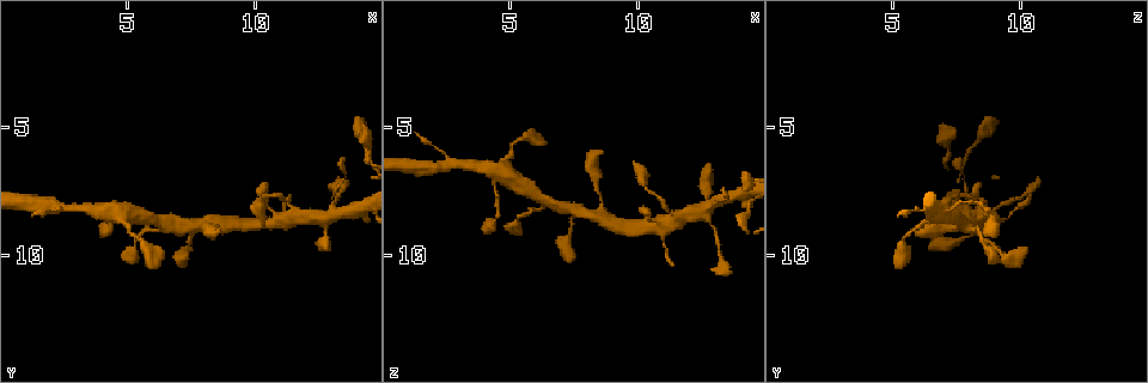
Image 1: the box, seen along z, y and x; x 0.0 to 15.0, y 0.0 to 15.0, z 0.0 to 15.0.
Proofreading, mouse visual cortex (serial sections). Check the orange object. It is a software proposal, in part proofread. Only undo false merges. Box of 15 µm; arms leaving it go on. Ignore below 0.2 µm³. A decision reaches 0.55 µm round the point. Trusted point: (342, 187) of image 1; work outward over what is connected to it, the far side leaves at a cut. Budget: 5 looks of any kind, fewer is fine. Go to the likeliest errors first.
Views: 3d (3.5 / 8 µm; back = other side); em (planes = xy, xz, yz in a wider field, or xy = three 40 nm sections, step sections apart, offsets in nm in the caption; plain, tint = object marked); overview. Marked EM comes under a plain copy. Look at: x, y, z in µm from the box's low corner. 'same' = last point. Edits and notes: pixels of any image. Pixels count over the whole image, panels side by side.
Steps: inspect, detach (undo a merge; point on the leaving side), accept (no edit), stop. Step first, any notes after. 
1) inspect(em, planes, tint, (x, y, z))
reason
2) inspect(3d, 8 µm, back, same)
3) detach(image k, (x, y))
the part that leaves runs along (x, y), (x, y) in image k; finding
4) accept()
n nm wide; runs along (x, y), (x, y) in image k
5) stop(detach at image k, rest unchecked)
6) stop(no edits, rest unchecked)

inspect(3d, 3.5 µm, (12.5, 8.6, 8.5))
abrupt turn

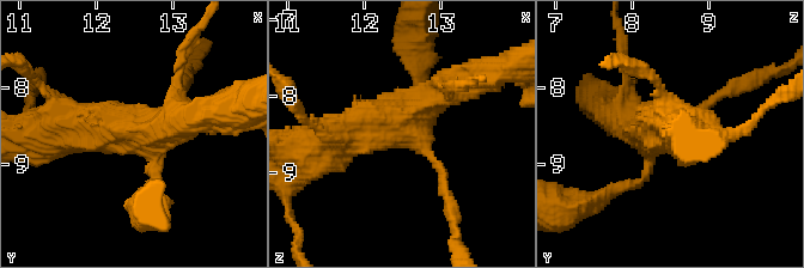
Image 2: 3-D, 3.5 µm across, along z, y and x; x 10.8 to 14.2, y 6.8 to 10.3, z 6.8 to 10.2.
inspect(em, xy, step 1, tint, (12.45, 8.50, 8.40))
now the EM

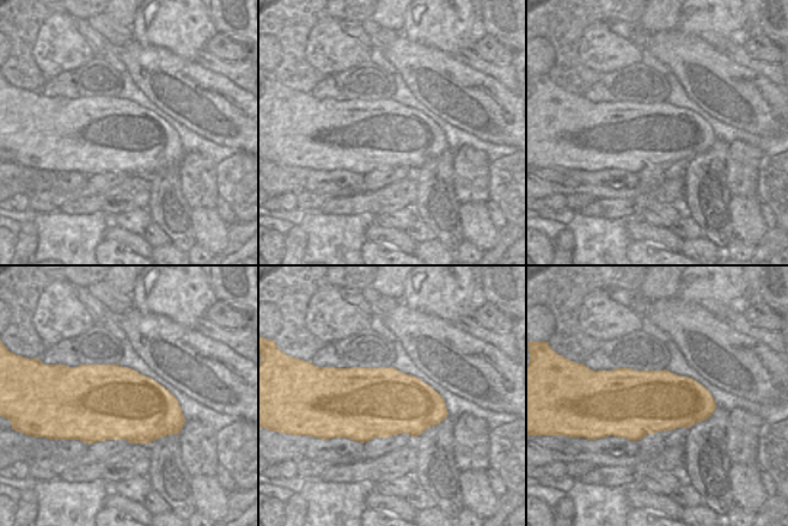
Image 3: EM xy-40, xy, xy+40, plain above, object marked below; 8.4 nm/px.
accept()
runs along (443, 180), (399, 125), (321, 146) in image 2; all the same cell

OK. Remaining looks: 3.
inspect(3d, 3.5 µm, (7.5, 8.9, 8.3))
two arms in line, one across

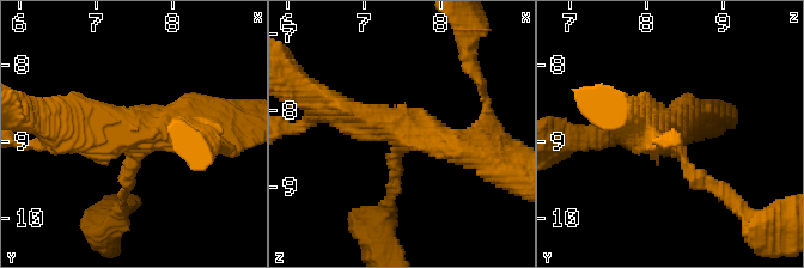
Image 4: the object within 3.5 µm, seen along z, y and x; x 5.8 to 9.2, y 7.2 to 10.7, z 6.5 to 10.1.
inspect(em, xy, step 5, tint, (7.65, 8.85, 8.25))

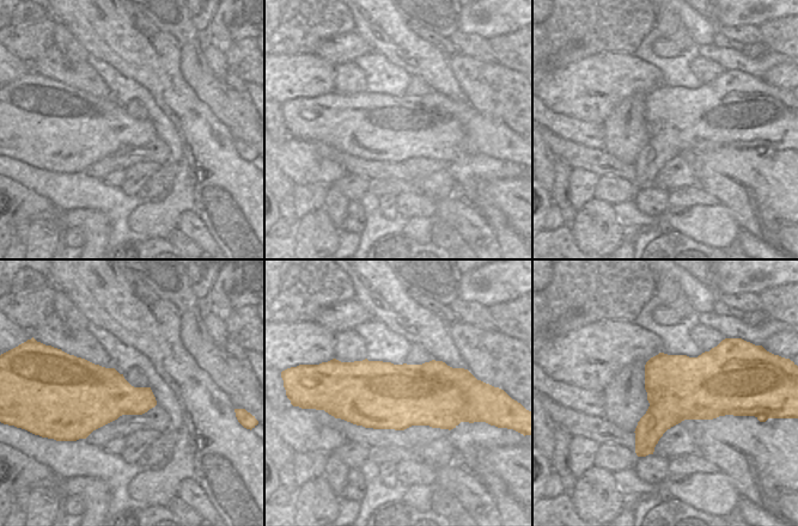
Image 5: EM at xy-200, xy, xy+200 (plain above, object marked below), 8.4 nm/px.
inspect(em, xy, step 3, tint, same)

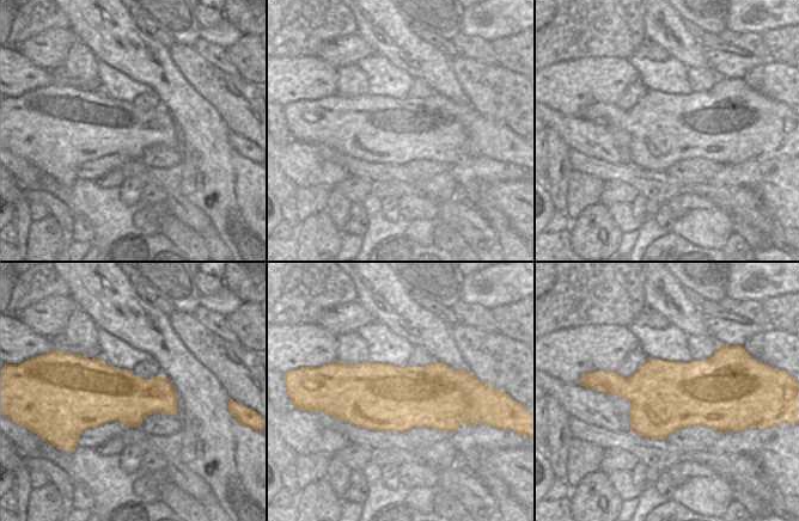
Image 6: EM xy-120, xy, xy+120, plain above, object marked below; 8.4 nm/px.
accept()
runs along (487, 154), (333, 105) in image 4; one cell here

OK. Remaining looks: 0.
stop(no edits, rest unchecked)

